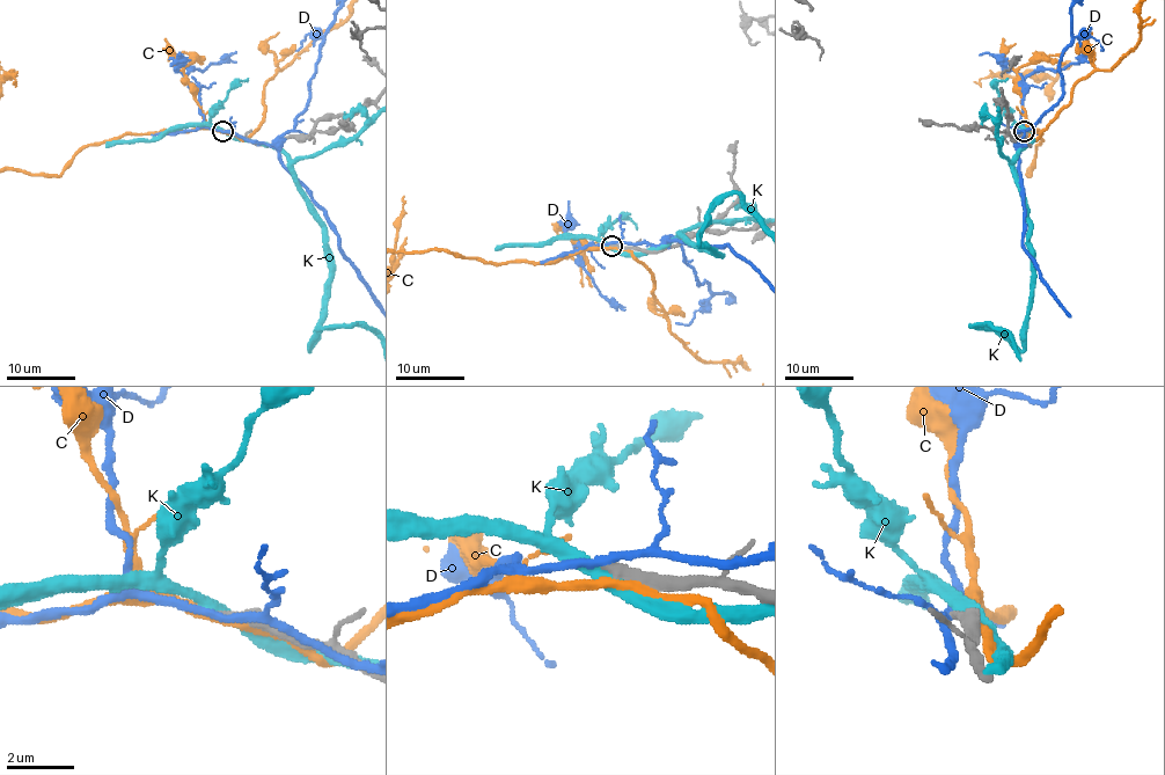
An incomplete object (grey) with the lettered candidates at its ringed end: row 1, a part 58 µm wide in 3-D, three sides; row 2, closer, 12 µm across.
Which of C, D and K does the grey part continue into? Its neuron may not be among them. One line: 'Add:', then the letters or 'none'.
Add: none

